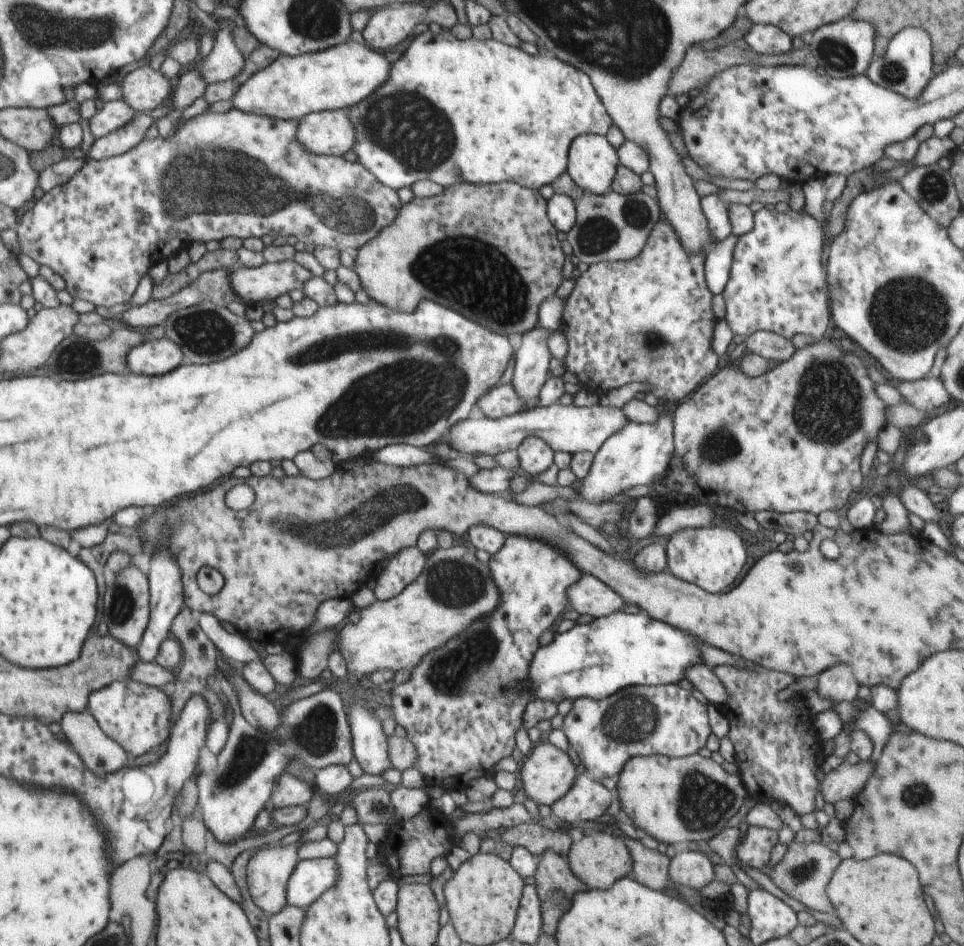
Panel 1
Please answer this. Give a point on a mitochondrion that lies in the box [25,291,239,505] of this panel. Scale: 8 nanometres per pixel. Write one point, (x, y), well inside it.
(80, 357)

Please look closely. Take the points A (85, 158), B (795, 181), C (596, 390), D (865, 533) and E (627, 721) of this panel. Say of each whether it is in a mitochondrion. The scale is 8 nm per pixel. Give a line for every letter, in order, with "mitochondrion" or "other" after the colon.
A: other
B: other
C: other
D: other
E: mitochondrion

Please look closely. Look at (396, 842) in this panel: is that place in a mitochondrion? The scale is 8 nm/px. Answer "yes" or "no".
no

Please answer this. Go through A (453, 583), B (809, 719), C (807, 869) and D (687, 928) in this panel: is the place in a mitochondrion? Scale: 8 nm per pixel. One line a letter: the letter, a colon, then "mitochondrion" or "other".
A: mitochondrion
B: other
C: mitochondrion
D: other

